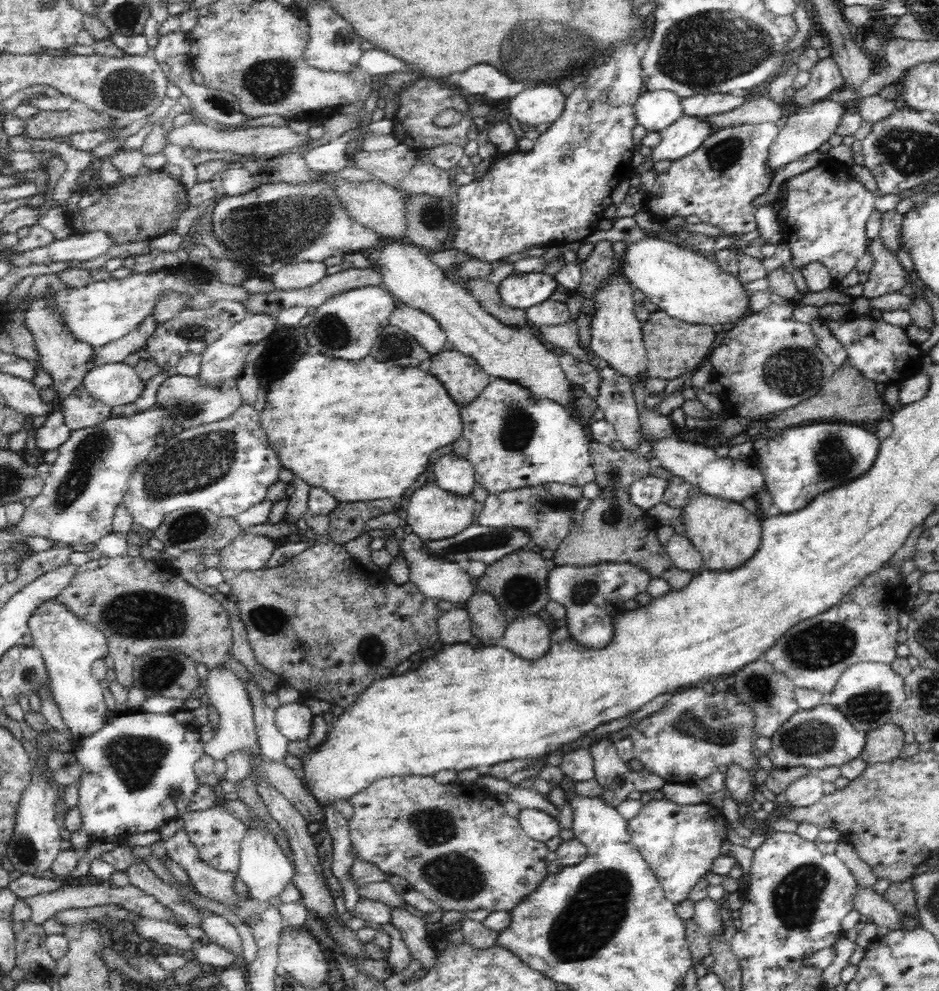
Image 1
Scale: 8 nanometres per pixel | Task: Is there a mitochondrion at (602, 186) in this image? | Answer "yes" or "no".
no

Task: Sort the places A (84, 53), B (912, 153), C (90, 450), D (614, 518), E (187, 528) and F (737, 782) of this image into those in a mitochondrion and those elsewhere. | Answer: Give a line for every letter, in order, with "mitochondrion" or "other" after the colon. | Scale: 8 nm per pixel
A: other
B: mitochondrion
C: mitochondrion
D: mitochondrion
E: mitochondrion
F: other

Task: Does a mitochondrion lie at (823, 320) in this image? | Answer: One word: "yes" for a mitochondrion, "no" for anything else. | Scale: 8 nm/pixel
no

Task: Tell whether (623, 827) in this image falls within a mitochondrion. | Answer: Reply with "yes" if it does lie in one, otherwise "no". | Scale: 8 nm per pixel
no

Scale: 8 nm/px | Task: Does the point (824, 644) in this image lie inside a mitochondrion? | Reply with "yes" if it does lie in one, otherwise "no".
yes

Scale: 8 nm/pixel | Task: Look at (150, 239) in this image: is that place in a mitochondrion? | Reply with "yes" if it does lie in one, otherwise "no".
no

